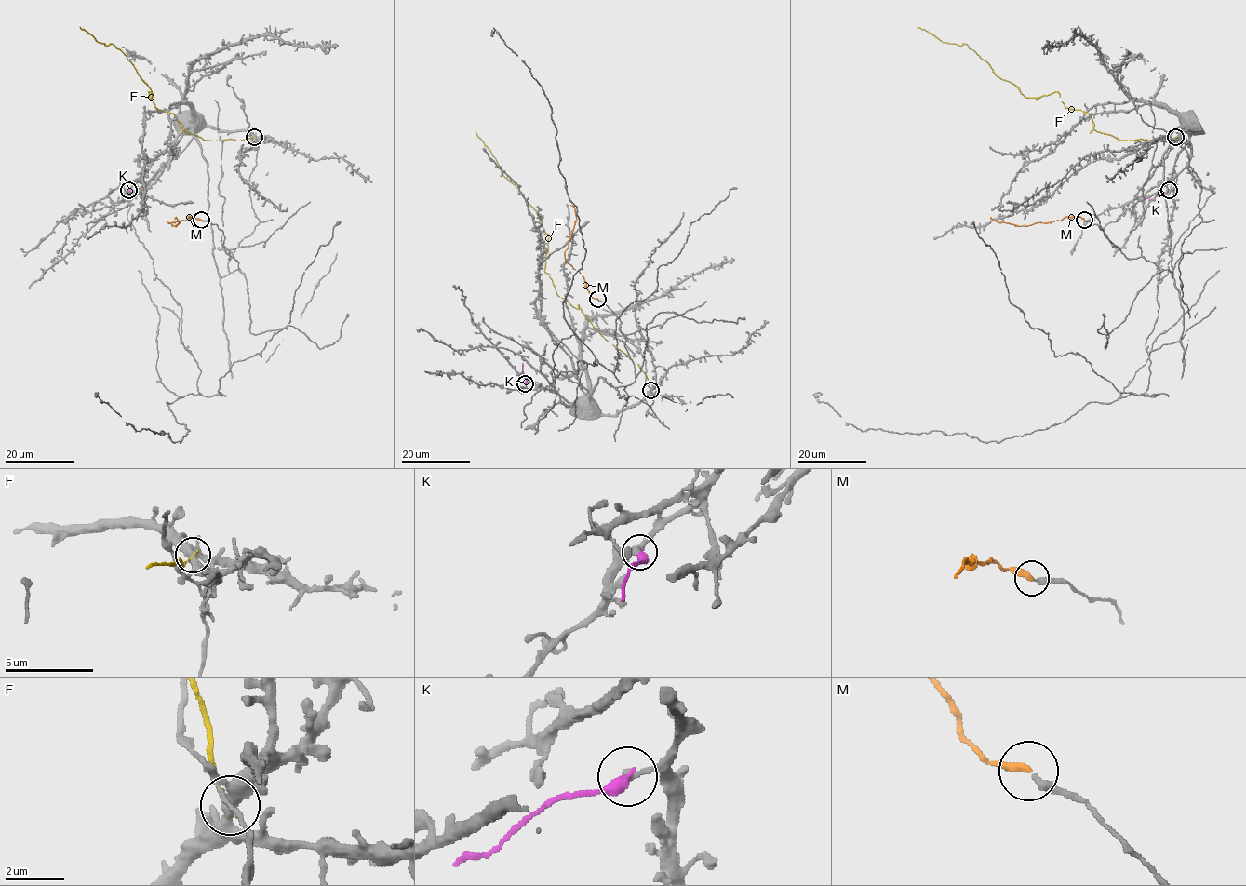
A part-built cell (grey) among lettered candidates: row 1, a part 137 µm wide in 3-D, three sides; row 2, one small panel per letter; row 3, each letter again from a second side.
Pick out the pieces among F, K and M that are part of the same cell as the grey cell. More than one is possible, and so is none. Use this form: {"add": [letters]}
{"add": ["M"]}

